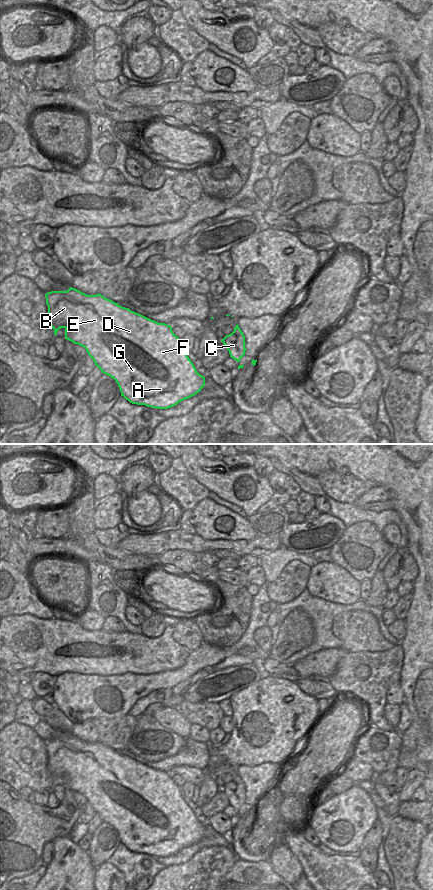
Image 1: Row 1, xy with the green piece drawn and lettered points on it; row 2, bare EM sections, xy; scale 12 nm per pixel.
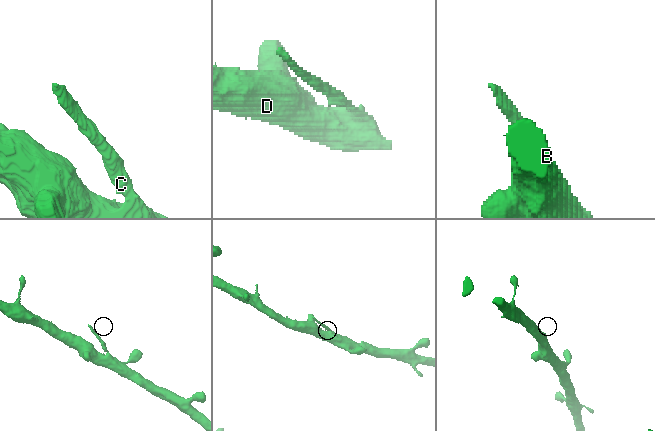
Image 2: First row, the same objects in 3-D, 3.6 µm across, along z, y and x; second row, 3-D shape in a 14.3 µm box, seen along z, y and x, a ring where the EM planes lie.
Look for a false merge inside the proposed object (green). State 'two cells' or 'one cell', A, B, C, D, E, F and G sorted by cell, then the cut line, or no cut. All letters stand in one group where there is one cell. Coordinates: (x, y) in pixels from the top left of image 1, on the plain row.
two cells; A B D E F G / C; cut in xy along (252, 810), (255, 811)

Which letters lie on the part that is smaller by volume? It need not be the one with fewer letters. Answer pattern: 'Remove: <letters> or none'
Remove: C

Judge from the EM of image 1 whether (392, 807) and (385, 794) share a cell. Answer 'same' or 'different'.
same

